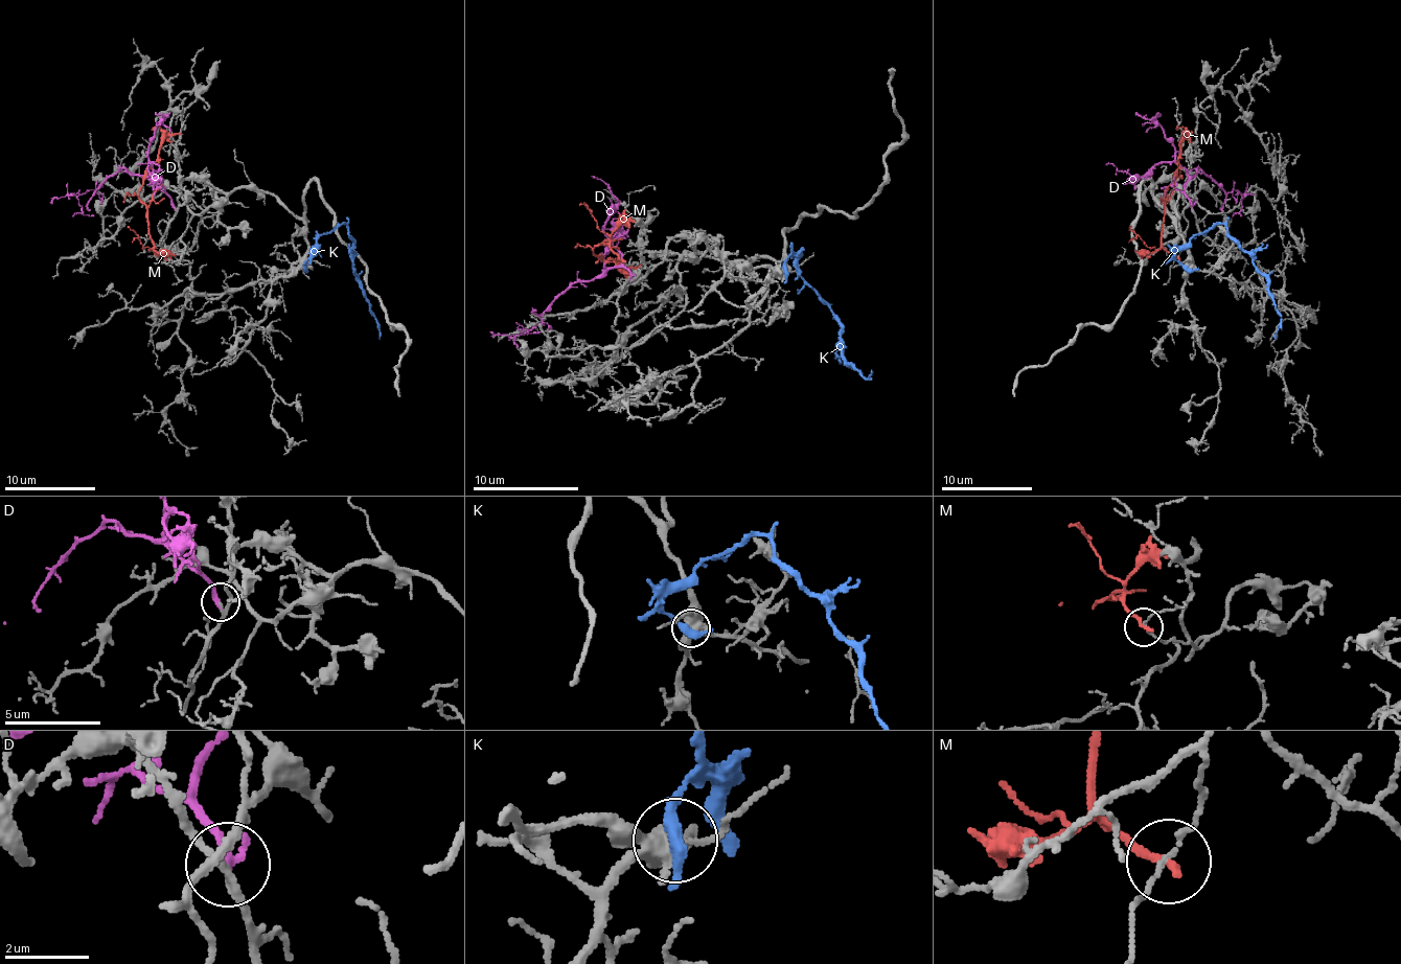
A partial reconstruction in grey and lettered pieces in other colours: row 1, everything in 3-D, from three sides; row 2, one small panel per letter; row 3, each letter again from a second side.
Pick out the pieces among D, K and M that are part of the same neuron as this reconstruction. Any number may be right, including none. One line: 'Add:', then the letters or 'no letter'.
Add: D

